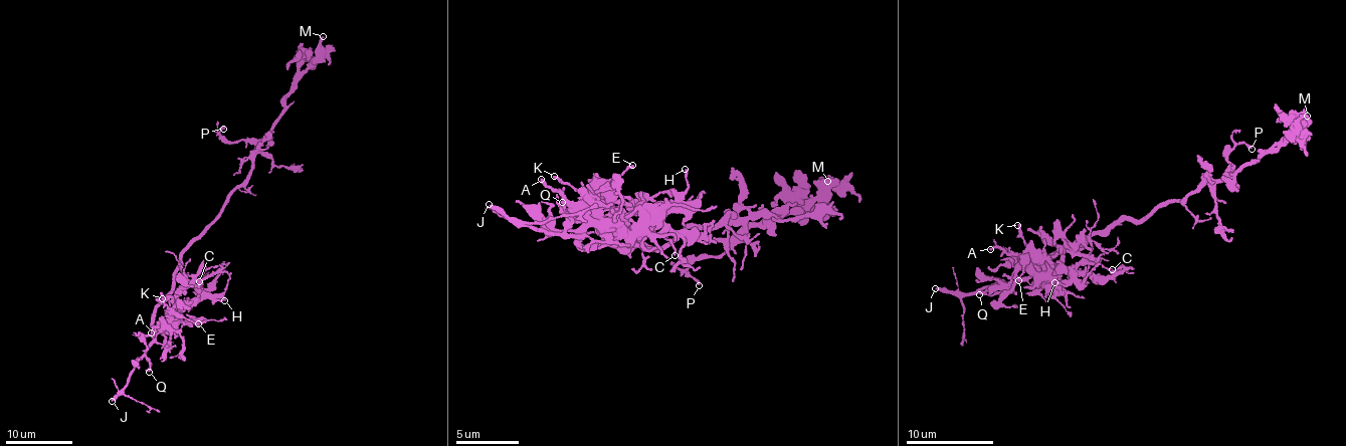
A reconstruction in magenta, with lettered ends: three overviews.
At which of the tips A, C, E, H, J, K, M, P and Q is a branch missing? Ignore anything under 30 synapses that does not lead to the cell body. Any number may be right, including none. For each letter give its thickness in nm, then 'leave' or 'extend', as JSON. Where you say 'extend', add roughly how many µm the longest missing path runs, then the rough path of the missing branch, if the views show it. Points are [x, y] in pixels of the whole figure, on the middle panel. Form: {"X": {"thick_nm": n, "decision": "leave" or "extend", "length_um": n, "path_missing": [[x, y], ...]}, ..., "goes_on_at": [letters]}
{"A": {"thick_nm": 200, "decision": "leave"}, "C": {"thick_nm": 130, "decision": "leave"}, "E": {"thick_nm": 150, "decision": "leave"}, "H": {"thick_nm": 150, "decision": "leave"}, "J": {"thick_nm": 280, "decision": "extend", "length_um": 45, "path_missing": [[489, 204], [549, 156], [587, 162], [590, 212], [566, 237]]}, "K": {"thick_nm": 150, "decision": "leave"}, "M": {"thick_nm": 240, "decision": "leave"}, "P": {"thick_nm": 160, "decision": "leave"}, "Q": {"thick_nm": 140, "decision": "leave"}, "goes_on_at": ["J"]}

